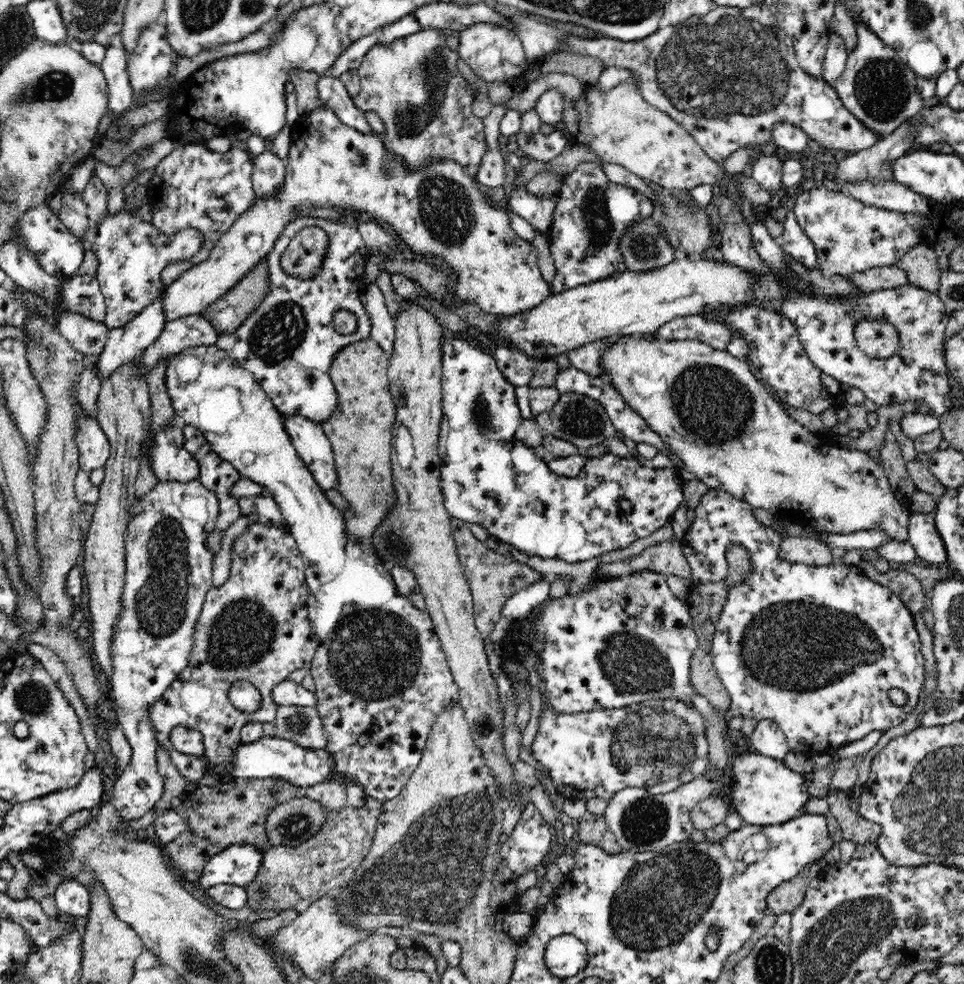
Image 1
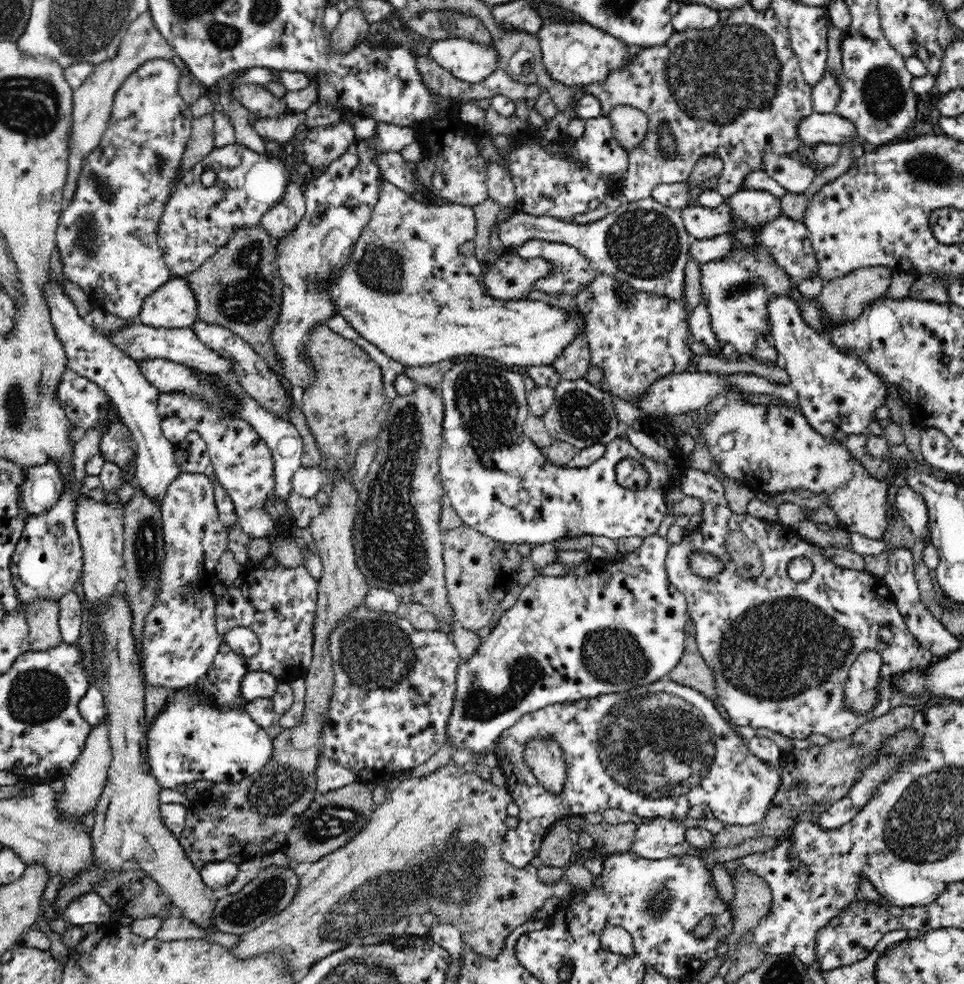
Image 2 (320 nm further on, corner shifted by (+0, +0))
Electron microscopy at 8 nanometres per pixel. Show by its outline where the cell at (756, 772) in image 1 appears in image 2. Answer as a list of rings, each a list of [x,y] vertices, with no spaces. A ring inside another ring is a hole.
[[[669,675],[620,694],[582,698],[576,702],[554,704],[524,714],[496,741],[495,755],[506,777],[505,786],[518,805],[518,828],[509,830],[503,841],[502,854],[516,868],[530,866],[553,824],[563,817],[603,813],[607,808],[620,808],[642,818],[682,818],[696,804],[706,804],[724,825],[748,826],[765,817],[782,777],[779,768],[758,759],[746,741],[724,720],[715,704],[700,691],[674,682]],[[532,738],[557,738],[567,765],[567,781],[560,794],[548,792],[524,759],[525,747]]]

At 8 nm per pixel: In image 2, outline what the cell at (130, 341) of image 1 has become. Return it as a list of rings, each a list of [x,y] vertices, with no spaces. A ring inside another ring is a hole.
[[[48,460],[42,466],[24,468],[21,504],[27,514],[42,514],[61,498],[64,484],[58,465],[53,460]]]

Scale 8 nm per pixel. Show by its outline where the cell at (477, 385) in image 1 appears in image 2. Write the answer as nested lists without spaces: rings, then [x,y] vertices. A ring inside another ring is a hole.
[[[463,362],[454,364],[446,374],[444,374],[443,382],[440,384],[440,391],[444,403],[444,418],[443,418],[443,443],[440,447],[439,469],[440,480],[442,481],[443,490],[445,491],[445,499],[450,502],[454,510],[460,515],[464,525],[471,526],[478,532],[481,532],[485,537],[493,538],[494,540],[508,544],[529,544],[531,546],[551,544],[555,540],[563,539],[565,536],[575,537],[578,535],[588,534],[592,536],[606,536],[616,541],[618,538],[628,538],[635,536],[646,538],[650,535],[656,535],[656,531],[662,522],[662,518],[666,516],[666,496],[671,487],[671,477],[675,476],[674,466],[668,466],[666,463],[659,463],[650,459],[646,455],[638,452],[638,449],[628,439],[616,437],[606,445],[604,456],[594,461],[594,464],[584,468],[576,468],[574,466],[561,467],[550,462],[540,453],[540,449],[523,433],[524,421],[529,417],[528,403],[526,398],[526,386],[524,385],[524,375],[517,372],[500,370],[499,368],[490,368],[484,364],[478,365],[472,362]],[[623,458],[632,458],[640,461],[642,465],[649,467],[652,473],[652,479],[642,488],[643,490],[628,490],[617,483],[615,466]]]

